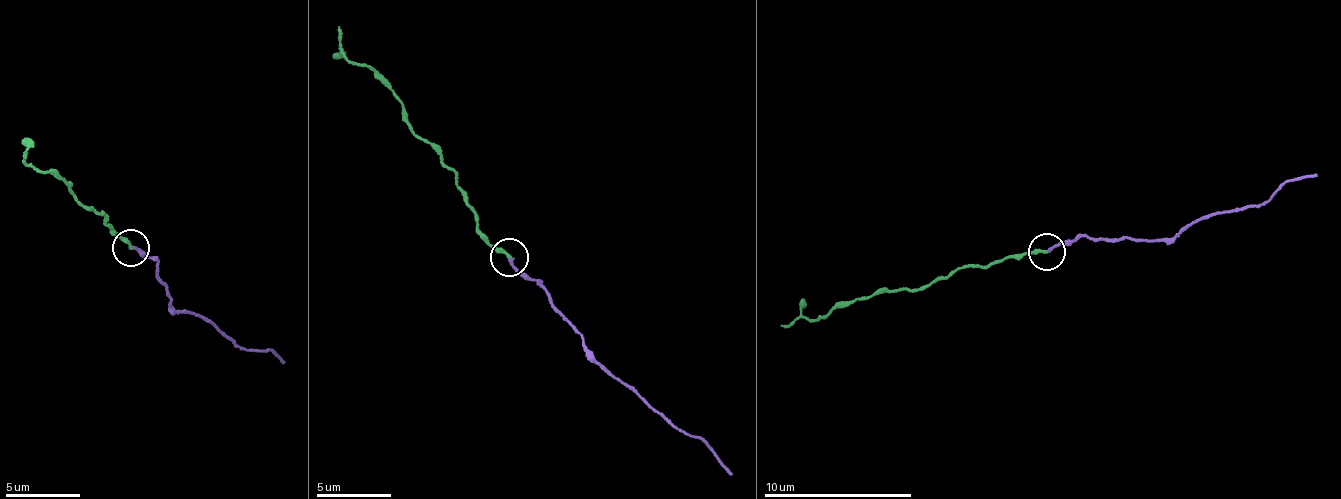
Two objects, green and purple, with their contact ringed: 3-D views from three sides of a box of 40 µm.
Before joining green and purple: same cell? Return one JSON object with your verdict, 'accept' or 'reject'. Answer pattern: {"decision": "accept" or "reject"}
{"decision": "accept"}

